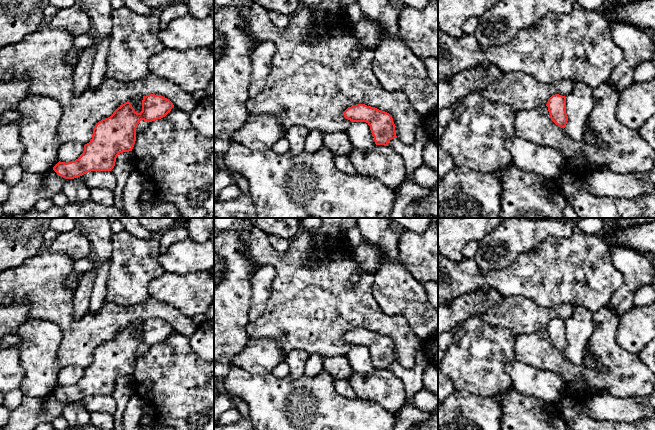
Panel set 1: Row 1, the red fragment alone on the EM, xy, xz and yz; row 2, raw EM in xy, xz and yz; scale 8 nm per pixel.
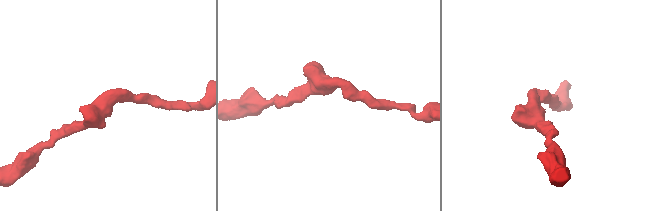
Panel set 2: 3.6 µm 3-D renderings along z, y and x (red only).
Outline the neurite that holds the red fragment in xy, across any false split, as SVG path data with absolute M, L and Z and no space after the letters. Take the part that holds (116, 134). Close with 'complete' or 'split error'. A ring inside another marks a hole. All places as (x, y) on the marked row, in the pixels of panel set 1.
M149 94L143 96L142 111L137 113L129 101L118 107L114 113L96 123L92 139L84 145L84 151L75 161L58 162L53 170L65 179L74 179L91 171L111 171L120 153L132 151L136 141L136 128L141 120L152 122L165 117L171 109L173 103L160 95Z | complete

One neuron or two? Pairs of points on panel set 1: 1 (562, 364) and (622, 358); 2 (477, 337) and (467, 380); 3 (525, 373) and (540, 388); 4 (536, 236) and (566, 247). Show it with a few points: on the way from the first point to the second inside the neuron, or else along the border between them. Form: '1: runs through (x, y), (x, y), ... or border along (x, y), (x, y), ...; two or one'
1: runs through (577, 377), (603, 377), (607, 373); one
2: runs through (477, 348), (477, 356), (470, 369); one
3: runs through (529, 377), (536, 384); one
4: border along (567, 236), (548, 236), (532, 250), (524, 252); two

